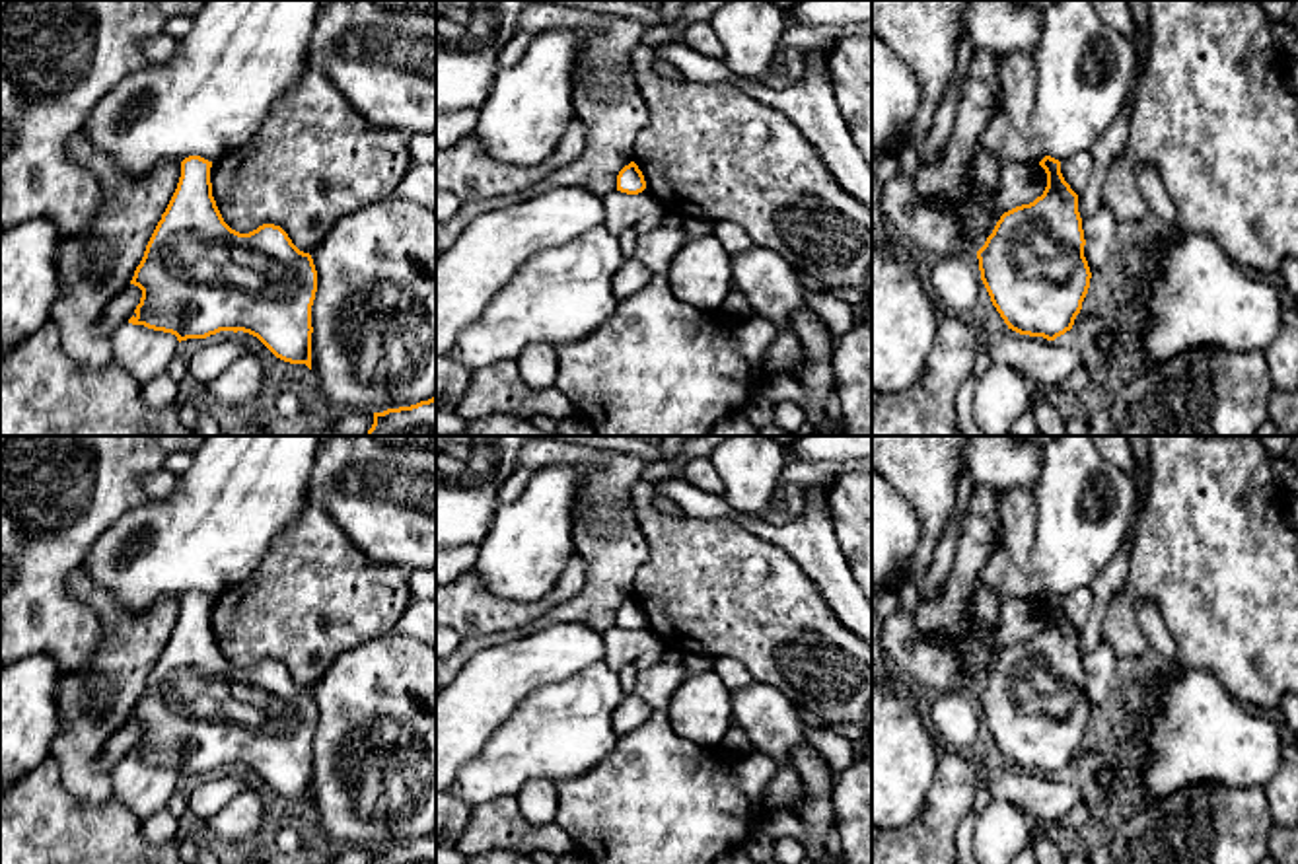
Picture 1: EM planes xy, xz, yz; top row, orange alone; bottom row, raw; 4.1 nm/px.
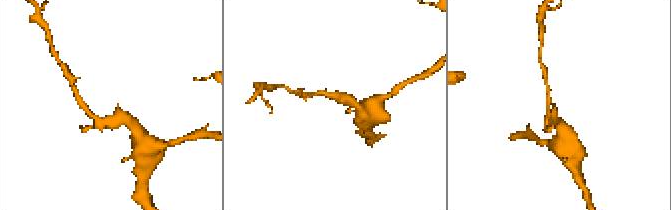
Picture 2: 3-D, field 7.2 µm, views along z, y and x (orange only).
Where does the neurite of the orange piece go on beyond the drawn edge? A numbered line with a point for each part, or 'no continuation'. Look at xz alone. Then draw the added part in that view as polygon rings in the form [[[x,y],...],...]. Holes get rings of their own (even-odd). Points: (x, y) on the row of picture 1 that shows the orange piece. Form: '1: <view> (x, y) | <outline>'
no continuation

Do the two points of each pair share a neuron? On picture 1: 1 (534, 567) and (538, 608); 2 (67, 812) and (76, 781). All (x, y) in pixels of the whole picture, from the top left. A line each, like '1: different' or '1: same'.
1: different
2: different

